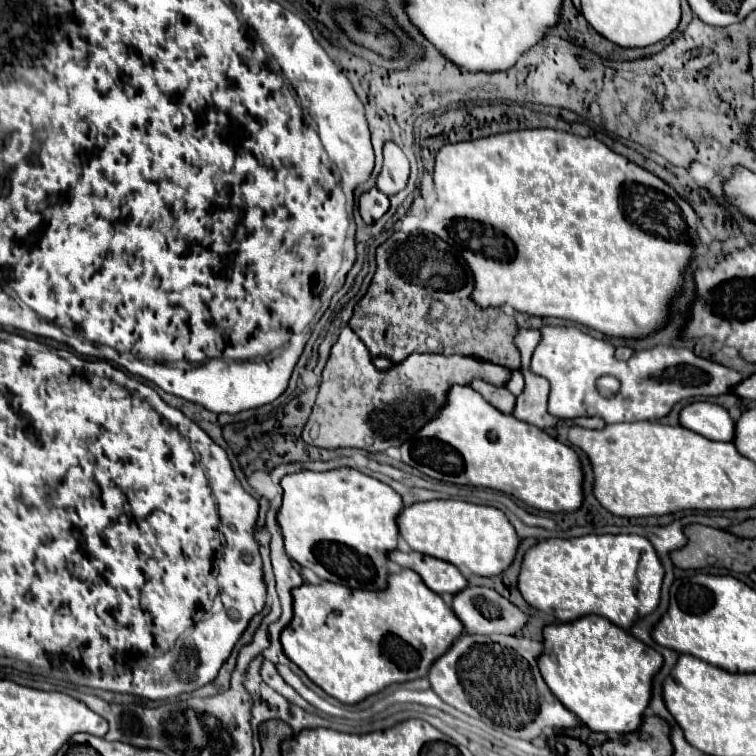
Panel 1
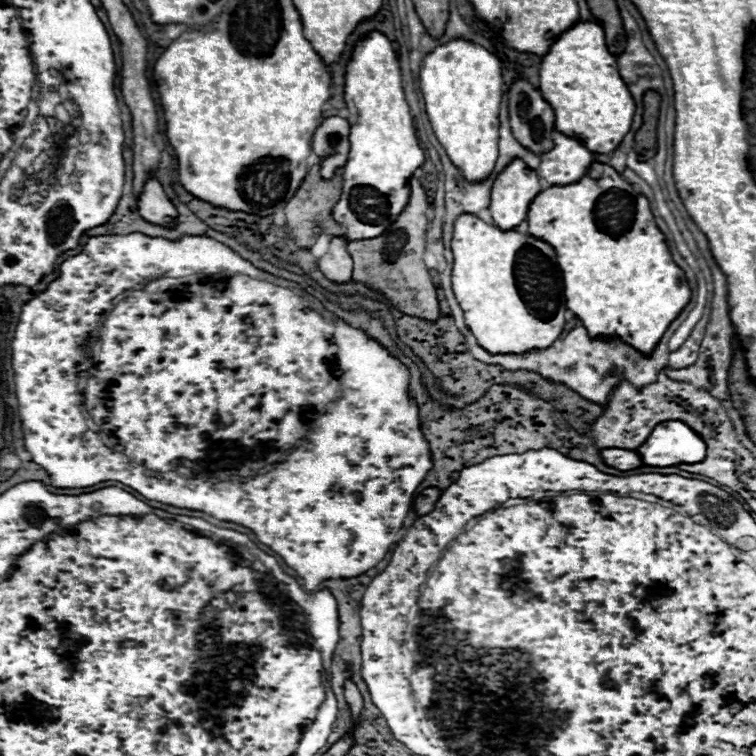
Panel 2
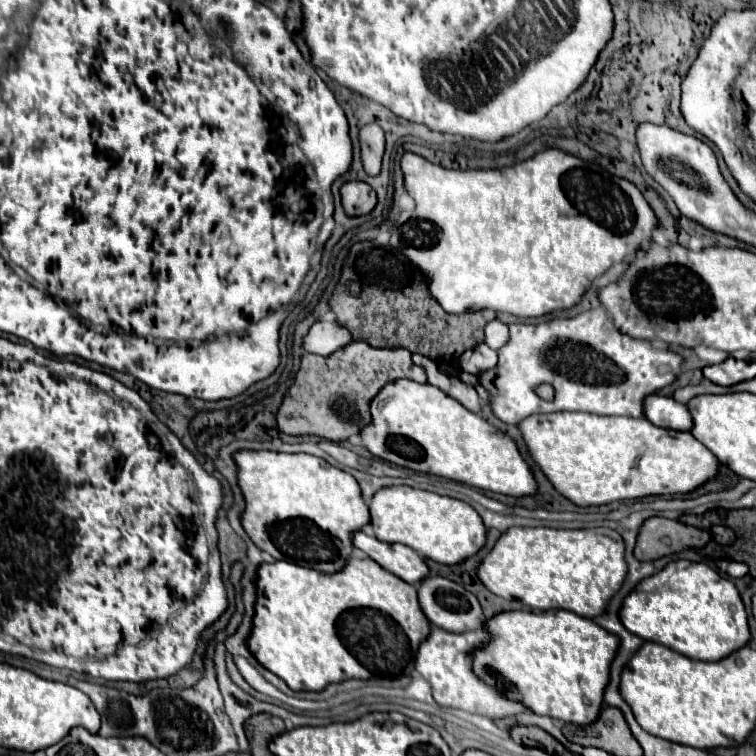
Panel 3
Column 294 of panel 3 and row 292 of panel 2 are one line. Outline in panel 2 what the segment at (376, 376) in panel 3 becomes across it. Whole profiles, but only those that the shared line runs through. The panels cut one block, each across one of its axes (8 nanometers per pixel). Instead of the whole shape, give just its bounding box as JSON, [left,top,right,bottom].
[348,178,440,322]

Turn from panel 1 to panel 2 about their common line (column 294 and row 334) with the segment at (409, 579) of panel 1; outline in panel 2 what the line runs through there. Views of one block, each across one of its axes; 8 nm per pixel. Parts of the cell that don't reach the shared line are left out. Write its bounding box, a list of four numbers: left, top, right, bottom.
[528,164,690,354]

